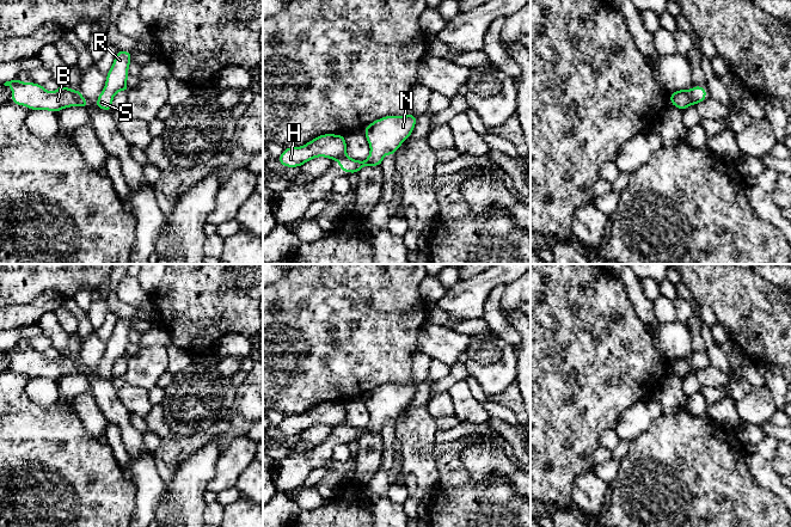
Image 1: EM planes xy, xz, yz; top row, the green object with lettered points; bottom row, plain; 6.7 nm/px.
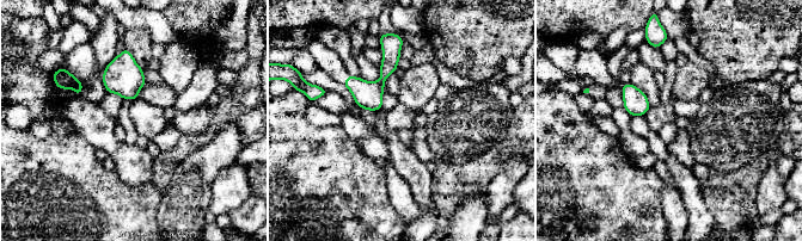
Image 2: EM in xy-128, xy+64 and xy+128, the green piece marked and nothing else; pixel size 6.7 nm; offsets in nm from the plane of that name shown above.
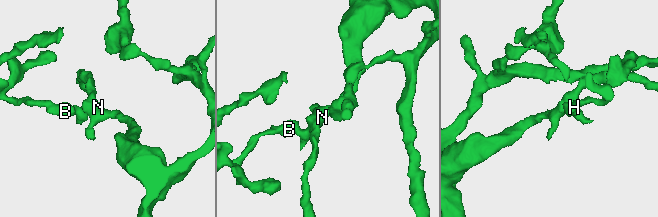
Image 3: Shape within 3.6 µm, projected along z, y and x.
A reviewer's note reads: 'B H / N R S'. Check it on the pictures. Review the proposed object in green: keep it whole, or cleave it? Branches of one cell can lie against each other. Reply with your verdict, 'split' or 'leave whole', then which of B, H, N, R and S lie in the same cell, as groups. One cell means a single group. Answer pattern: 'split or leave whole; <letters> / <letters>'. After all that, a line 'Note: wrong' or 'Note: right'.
split; B H / N R S
Note: right

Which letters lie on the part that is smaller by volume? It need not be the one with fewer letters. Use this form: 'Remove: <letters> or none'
Remove: B, H

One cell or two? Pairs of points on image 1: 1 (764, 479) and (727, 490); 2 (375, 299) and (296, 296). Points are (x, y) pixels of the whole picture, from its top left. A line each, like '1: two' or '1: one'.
1: two
2: one

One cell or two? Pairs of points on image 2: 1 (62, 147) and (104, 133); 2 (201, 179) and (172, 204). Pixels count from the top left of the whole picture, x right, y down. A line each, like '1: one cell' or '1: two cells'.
1: two cells
2: one cell

